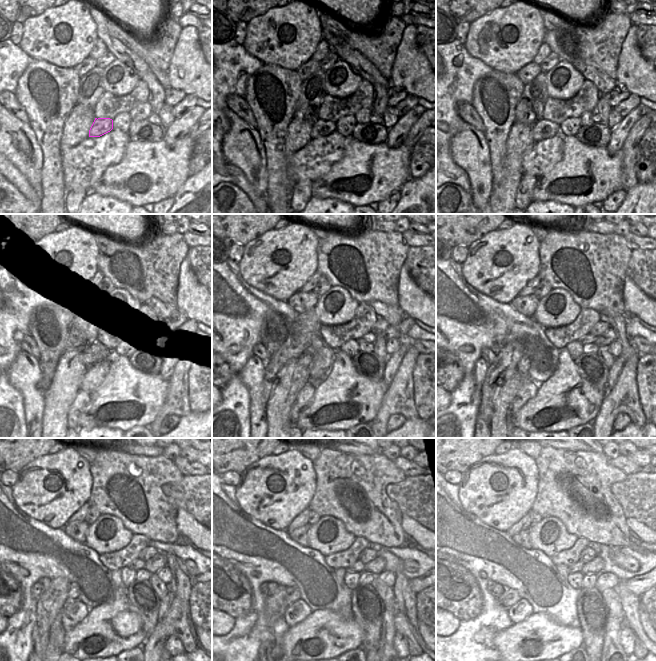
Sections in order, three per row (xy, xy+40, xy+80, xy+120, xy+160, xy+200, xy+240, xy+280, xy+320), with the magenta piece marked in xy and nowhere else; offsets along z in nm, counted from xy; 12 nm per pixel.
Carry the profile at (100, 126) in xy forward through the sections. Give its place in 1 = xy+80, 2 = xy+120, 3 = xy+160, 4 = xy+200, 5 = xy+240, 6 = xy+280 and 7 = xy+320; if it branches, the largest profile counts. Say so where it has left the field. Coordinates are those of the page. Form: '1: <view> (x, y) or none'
1: xy+80 (543, 129)
2: xy+120 (96, 352)
3: xy+160 (305, 359)
4: xy+200 (523, 365)
5: xy+240 (73, 590)
6: xy+280 (292, 593)
7: xy+320 (509, 597)

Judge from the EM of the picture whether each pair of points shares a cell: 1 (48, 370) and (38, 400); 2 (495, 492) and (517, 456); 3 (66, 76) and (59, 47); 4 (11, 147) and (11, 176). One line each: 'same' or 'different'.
1: different
2: same
3: different
4: different

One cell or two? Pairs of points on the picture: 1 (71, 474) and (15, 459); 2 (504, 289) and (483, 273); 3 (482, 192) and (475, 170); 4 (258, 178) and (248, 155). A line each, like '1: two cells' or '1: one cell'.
1: two cells
2: one cell
3: one cell
4: one cell

